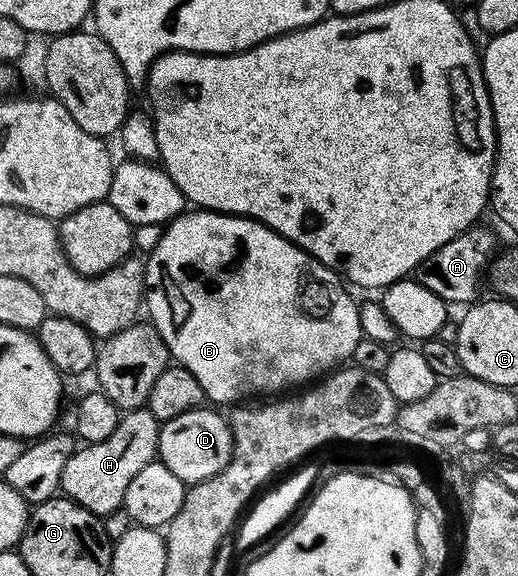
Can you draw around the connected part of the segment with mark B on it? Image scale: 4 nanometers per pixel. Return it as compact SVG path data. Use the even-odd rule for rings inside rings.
M213 211L184 212L179 212L161 230L163 233L159 235L158 242L155 243L154 250L150 253L150 258L148 256L145 258L146 288L144 290L144 309L145 312L150 312L151 318L149 317L149 320L152 322L154 330L160 335L160 339L164 339L171 358L177 364L183 365L188 371L192 371L192 375L196 375L196 383L200 383L200 387L211 402L219 401L219 403L214 403L219 406L226 404L226 406L229 406L231 403L253 398L250 397L253 393L274 393L270 395L278 395L281 394L278 393L281 389L286 389L289 385L298 385L294 387L305 386L307 383L337 370L343 363L351 360L356 343L360 343L364 338L360 315L358 314L360 305L357 300L354 302L350 298L349 291L351 292L351 290L347 288L339 274L332 269L323 268L321 270L322 282L319 283L318 289L314 289L309 293L310 273L306 268L312 265L311 258L301 247L292 244L286 237L281 237L275 229L270 229L267 225L261 225L259 221L253 221L251 217L235 217L228 213L216 213Z

